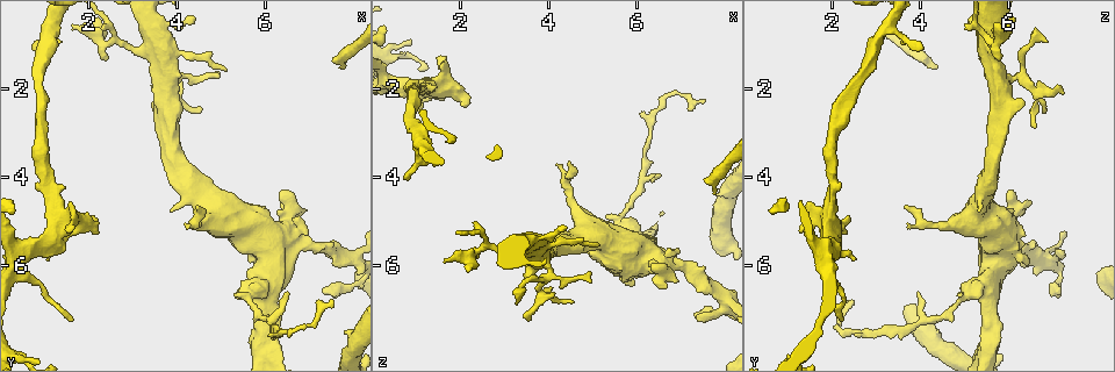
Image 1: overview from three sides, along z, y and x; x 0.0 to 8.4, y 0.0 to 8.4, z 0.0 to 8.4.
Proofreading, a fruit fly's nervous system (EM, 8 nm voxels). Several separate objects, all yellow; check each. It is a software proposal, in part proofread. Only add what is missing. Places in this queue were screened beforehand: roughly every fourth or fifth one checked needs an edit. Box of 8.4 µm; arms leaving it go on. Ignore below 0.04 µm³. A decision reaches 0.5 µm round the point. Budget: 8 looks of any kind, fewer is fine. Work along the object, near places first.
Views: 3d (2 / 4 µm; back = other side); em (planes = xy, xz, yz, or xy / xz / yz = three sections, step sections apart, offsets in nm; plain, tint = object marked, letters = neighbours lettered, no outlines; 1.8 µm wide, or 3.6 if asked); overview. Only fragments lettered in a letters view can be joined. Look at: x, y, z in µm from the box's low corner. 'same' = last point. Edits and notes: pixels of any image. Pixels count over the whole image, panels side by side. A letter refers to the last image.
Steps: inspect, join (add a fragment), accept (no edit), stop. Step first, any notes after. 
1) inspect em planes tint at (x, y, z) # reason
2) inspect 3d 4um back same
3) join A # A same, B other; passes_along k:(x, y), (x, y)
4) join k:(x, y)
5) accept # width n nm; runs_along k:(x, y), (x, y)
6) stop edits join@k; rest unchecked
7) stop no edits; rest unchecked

inspect 3d 4um at (1.60, 5.10, 1.25) # an open end

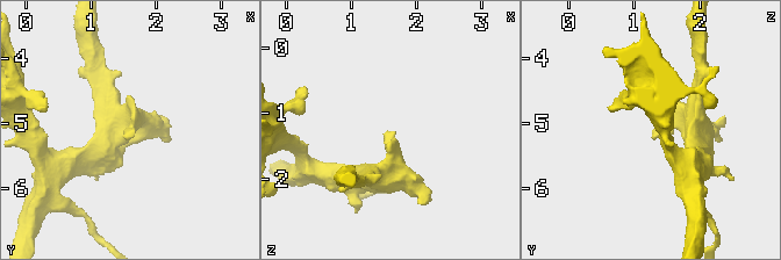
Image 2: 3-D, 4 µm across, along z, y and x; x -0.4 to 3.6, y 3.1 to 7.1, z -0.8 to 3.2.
inspect em planes letters at (1.65, 5.10, 1.30) # need the tissue

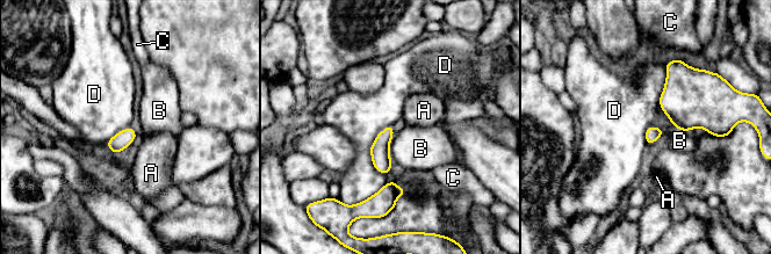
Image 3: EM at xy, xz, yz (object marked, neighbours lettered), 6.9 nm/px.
accept # A other, B other, C other, D other; none of them fits

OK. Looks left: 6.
inspect em yz step 8 letters at (7.60, 6.80, 2.30)

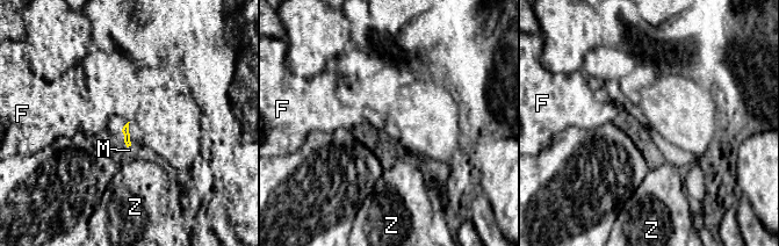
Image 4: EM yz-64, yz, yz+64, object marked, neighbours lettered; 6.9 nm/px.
inspect em planes letters same # another direction

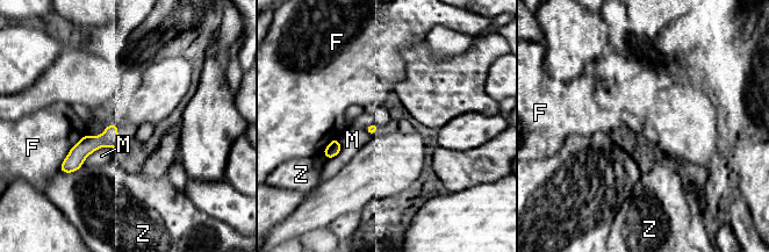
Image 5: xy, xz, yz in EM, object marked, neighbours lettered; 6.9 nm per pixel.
accept # F other, M other, Z other; runs_along 5:(114, 127), (70, 167); none of them fits

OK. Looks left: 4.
inspect em 3.6um yz step 8 letters at (7.35, 5.60, 7.10) # branch stops here

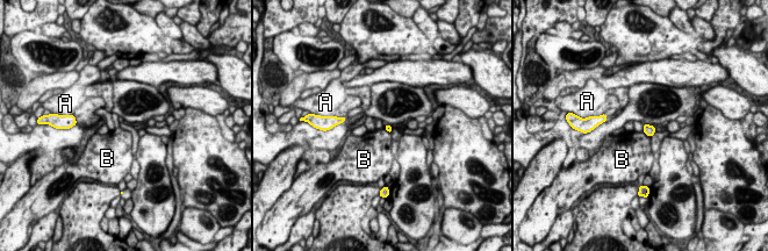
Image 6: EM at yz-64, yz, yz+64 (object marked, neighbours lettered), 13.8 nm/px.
inspect em 3.6um planes letters same # another direction

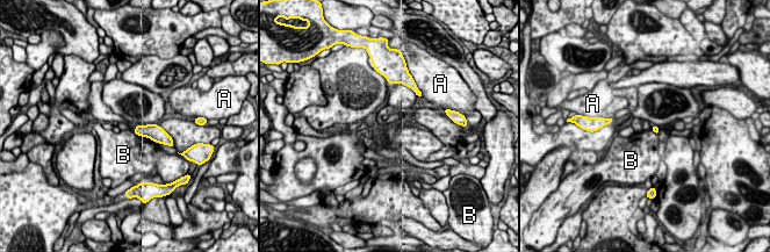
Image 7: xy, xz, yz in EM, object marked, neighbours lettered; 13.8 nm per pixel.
accept # longest_contact B 340 nm; A other, B other; border 7:(132, 131), (153, 141); none of them fits

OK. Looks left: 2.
stop no edits; rest unchecked

